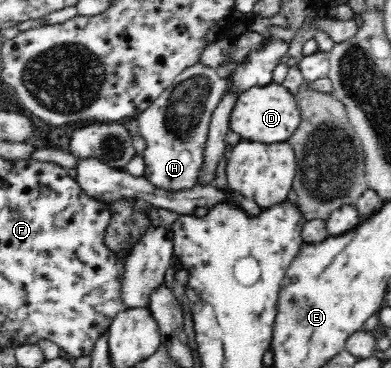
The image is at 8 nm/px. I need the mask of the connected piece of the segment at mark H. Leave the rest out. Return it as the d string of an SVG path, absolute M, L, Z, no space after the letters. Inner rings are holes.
M198 62L177 75L172 87L138 115L138 132L146 144L143 150L143 176L155 188L165 192L181 192L200 183L211 117L230 84L231 78L223 78L219 72Z

